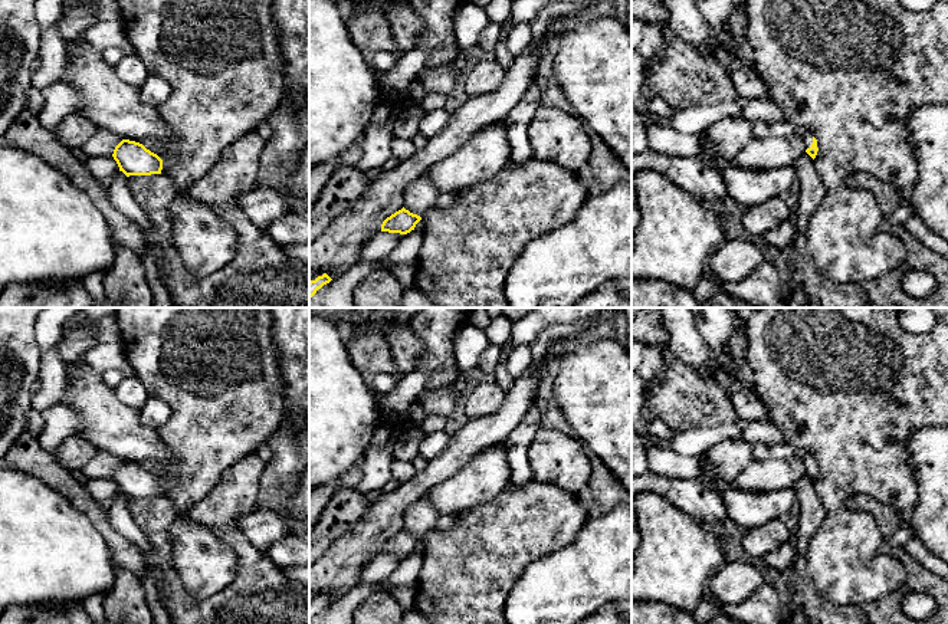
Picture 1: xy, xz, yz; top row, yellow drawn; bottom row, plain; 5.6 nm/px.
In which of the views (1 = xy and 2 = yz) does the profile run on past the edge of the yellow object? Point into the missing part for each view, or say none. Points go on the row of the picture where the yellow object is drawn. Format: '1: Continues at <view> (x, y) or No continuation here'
1: No continuation here
2: Continues at yz (783, 128)

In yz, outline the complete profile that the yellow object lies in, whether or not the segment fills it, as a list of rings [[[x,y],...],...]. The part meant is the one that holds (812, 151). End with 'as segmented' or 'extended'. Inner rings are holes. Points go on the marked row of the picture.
[[[761,119],[751,121],[754,139],[767,137],[790,137],[800,135],[806,144],[806,152],[814,160],[817,155],[817,139],[813,137],[811,131],[806,127],[794,125],[785,119],[770,124]]]; extended

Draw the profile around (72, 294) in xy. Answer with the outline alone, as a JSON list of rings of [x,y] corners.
[[[82,280],[63,286],[49,283],[12,283],[0,293],[0,308],[117,308],[106,298],[94,305]]]

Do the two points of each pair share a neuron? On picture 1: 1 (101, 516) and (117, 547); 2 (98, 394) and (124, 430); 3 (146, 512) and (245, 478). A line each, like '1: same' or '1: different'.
1: same
2: same
3: same

